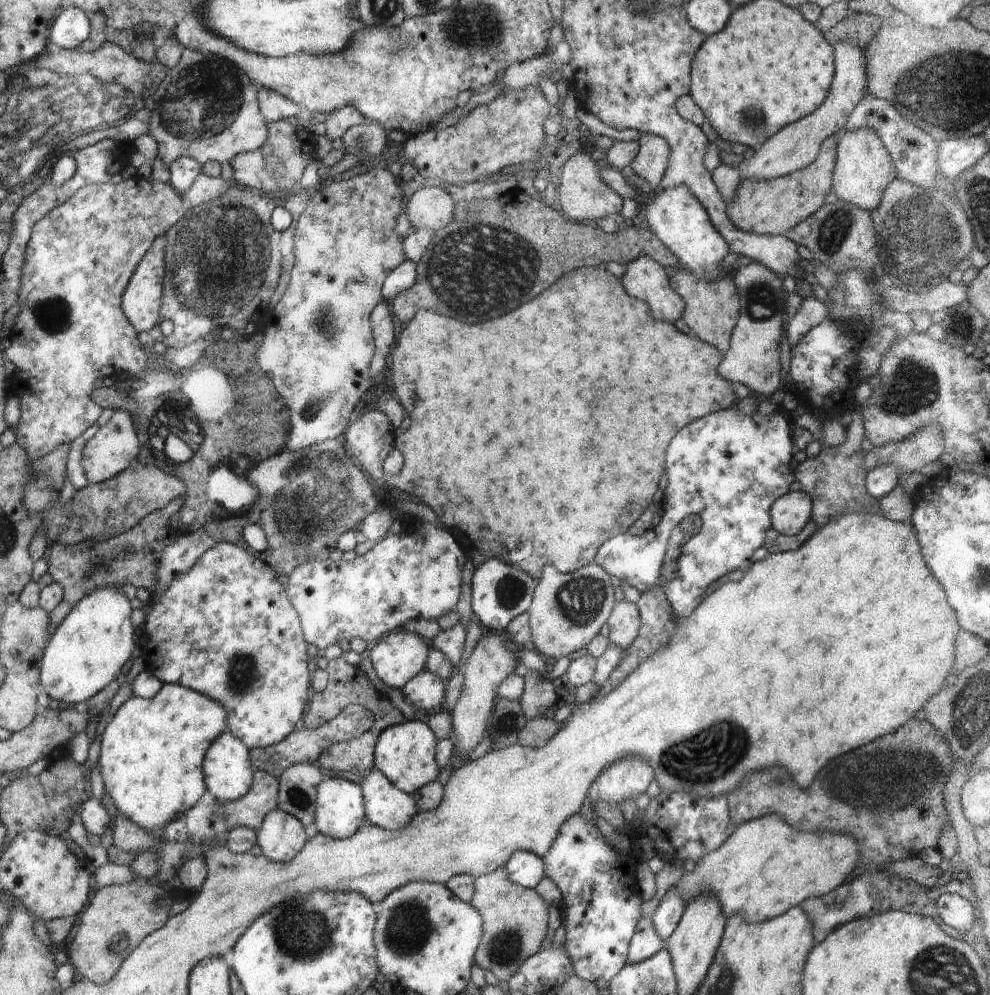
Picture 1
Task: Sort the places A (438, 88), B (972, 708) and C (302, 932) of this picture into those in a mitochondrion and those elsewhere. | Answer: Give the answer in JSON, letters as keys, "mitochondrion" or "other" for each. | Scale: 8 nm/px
{"A":"other","B":"mitochondrion","C":"mitochondrion"}

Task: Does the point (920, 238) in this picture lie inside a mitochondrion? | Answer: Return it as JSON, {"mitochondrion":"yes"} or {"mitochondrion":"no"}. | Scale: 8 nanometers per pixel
{"mitochondrion":"yes"}

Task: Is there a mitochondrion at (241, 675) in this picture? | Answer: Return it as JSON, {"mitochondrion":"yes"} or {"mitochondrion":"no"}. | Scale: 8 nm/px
{"mitochondrion":"yes"}

